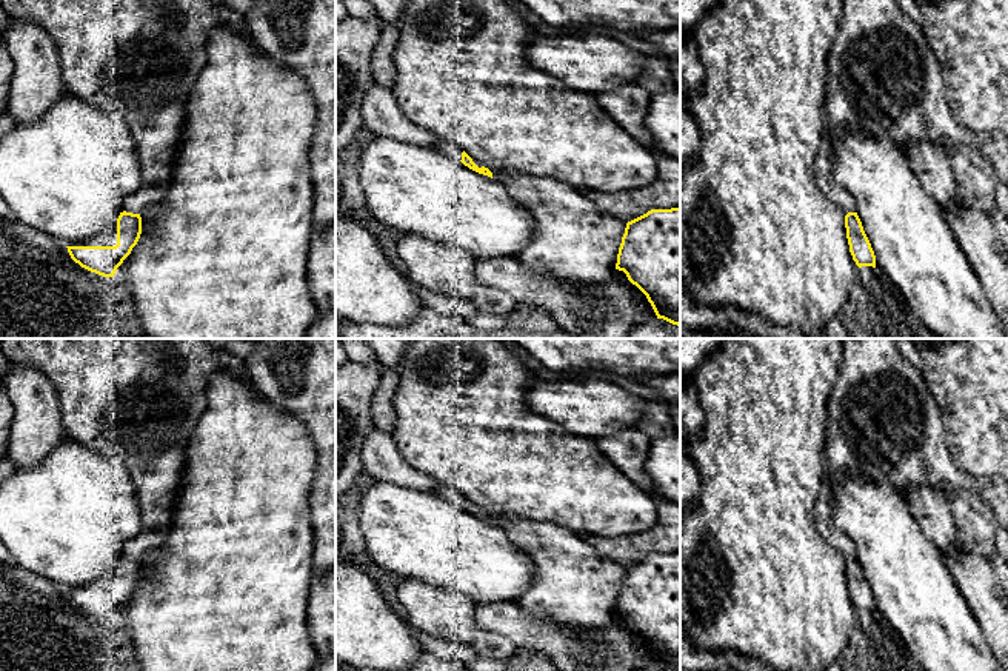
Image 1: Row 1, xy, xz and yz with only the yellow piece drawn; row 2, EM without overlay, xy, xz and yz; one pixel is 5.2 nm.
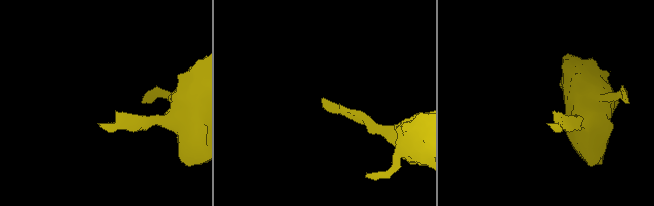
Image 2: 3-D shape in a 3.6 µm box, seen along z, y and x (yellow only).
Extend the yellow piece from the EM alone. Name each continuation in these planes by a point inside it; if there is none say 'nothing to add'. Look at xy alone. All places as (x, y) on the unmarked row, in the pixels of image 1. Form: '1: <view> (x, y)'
1: xy (108, 582)

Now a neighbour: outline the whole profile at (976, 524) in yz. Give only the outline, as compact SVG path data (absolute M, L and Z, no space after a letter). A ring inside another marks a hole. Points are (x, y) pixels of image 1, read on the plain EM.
M963 489L945 491L945 496L960 546L971 556L990 562L996 554L994 536L999 528L990 505L977 494Z

